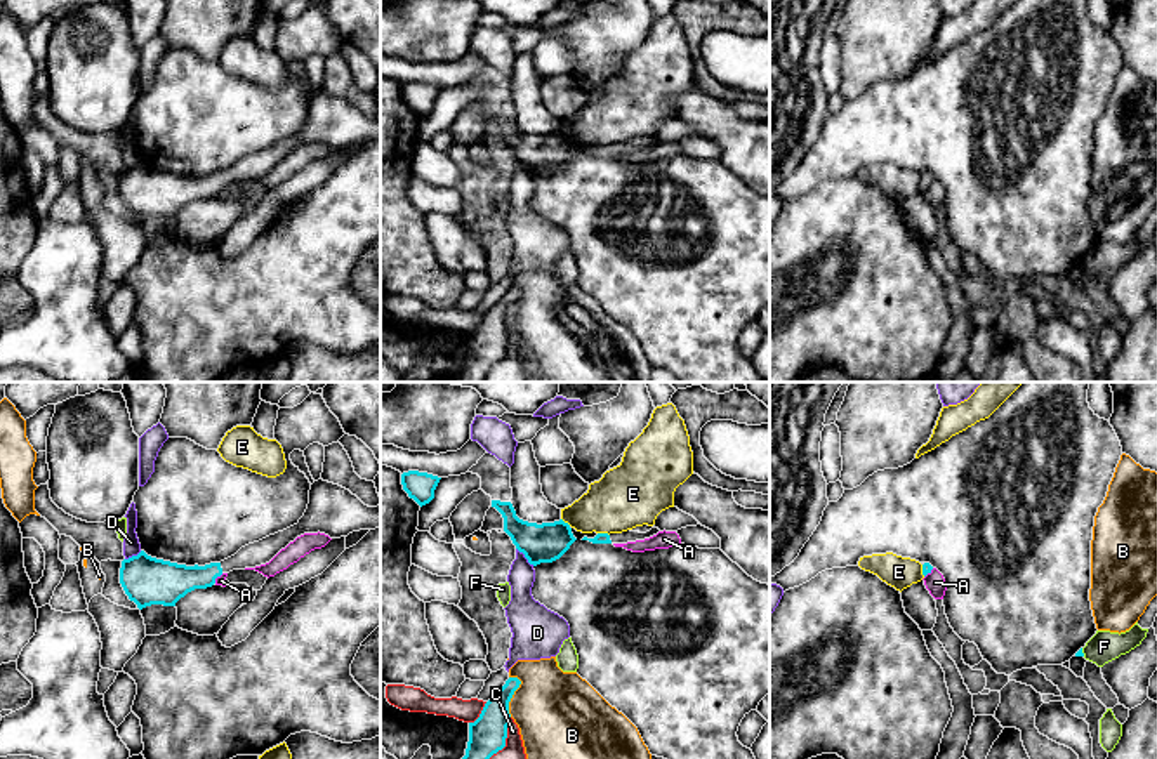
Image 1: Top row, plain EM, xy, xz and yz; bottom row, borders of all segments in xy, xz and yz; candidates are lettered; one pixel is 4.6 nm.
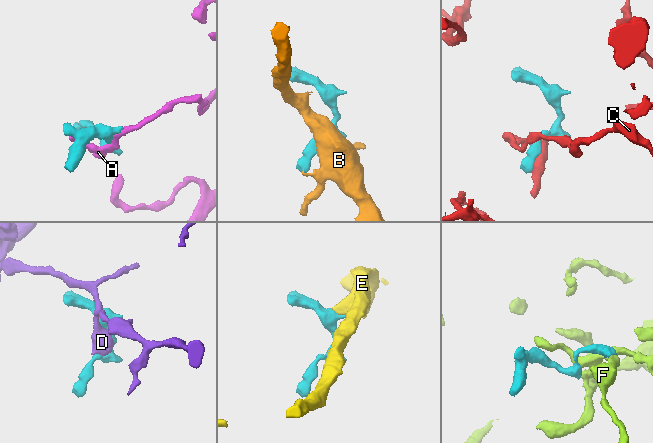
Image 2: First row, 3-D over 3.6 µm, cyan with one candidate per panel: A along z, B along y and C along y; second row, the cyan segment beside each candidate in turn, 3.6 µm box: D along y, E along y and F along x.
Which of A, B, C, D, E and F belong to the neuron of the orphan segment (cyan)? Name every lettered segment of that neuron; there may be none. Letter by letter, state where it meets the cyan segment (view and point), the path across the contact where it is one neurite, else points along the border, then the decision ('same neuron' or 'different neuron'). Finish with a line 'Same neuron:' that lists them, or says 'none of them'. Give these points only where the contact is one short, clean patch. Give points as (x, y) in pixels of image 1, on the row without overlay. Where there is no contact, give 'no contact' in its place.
A: xy (218, 186) | different neuron
B: xz (511, 308) | different neuron
C: xz (480, 325) | different neuron
D: xz (525, 167) | different neuron
E: xz (603, 145) | along xz (598, 143), (608, 146) | different neuron
F: yz (1081, 263) | different neuron
Same neuron: none of them

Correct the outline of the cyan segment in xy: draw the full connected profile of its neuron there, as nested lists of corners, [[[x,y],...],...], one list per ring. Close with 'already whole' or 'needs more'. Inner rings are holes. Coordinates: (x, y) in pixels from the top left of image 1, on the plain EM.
[[[318,90],[311,96],[309,115],[297,135],[241,158],[235,167],[205,177],[186,177],[156,170],[141,162],[122,172],[120,195],[139,221],[151,215],[175,217],[195,200],[207,200],[215,189],[233,181],[269,174],[281,160],[304,144],[325,144],[330,149],[347,148],[360,141],[380,137],[380,115],[365,116],[349,101]]]; needs more

